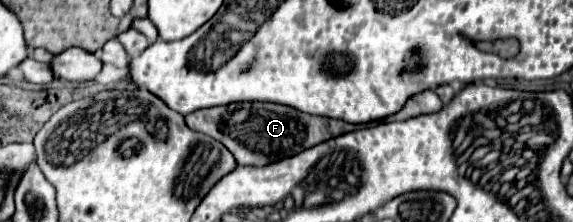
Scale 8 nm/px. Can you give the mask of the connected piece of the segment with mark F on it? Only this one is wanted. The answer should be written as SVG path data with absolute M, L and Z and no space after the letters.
M240 101L236 105L198 109L196 113L188 113L184 119L190 129L206 133L212 139L220 141L242 165L266 165L360 127L354 127L352 123L340 119L300 113L298 109L292 109L288 105L276 105L270 101Z

